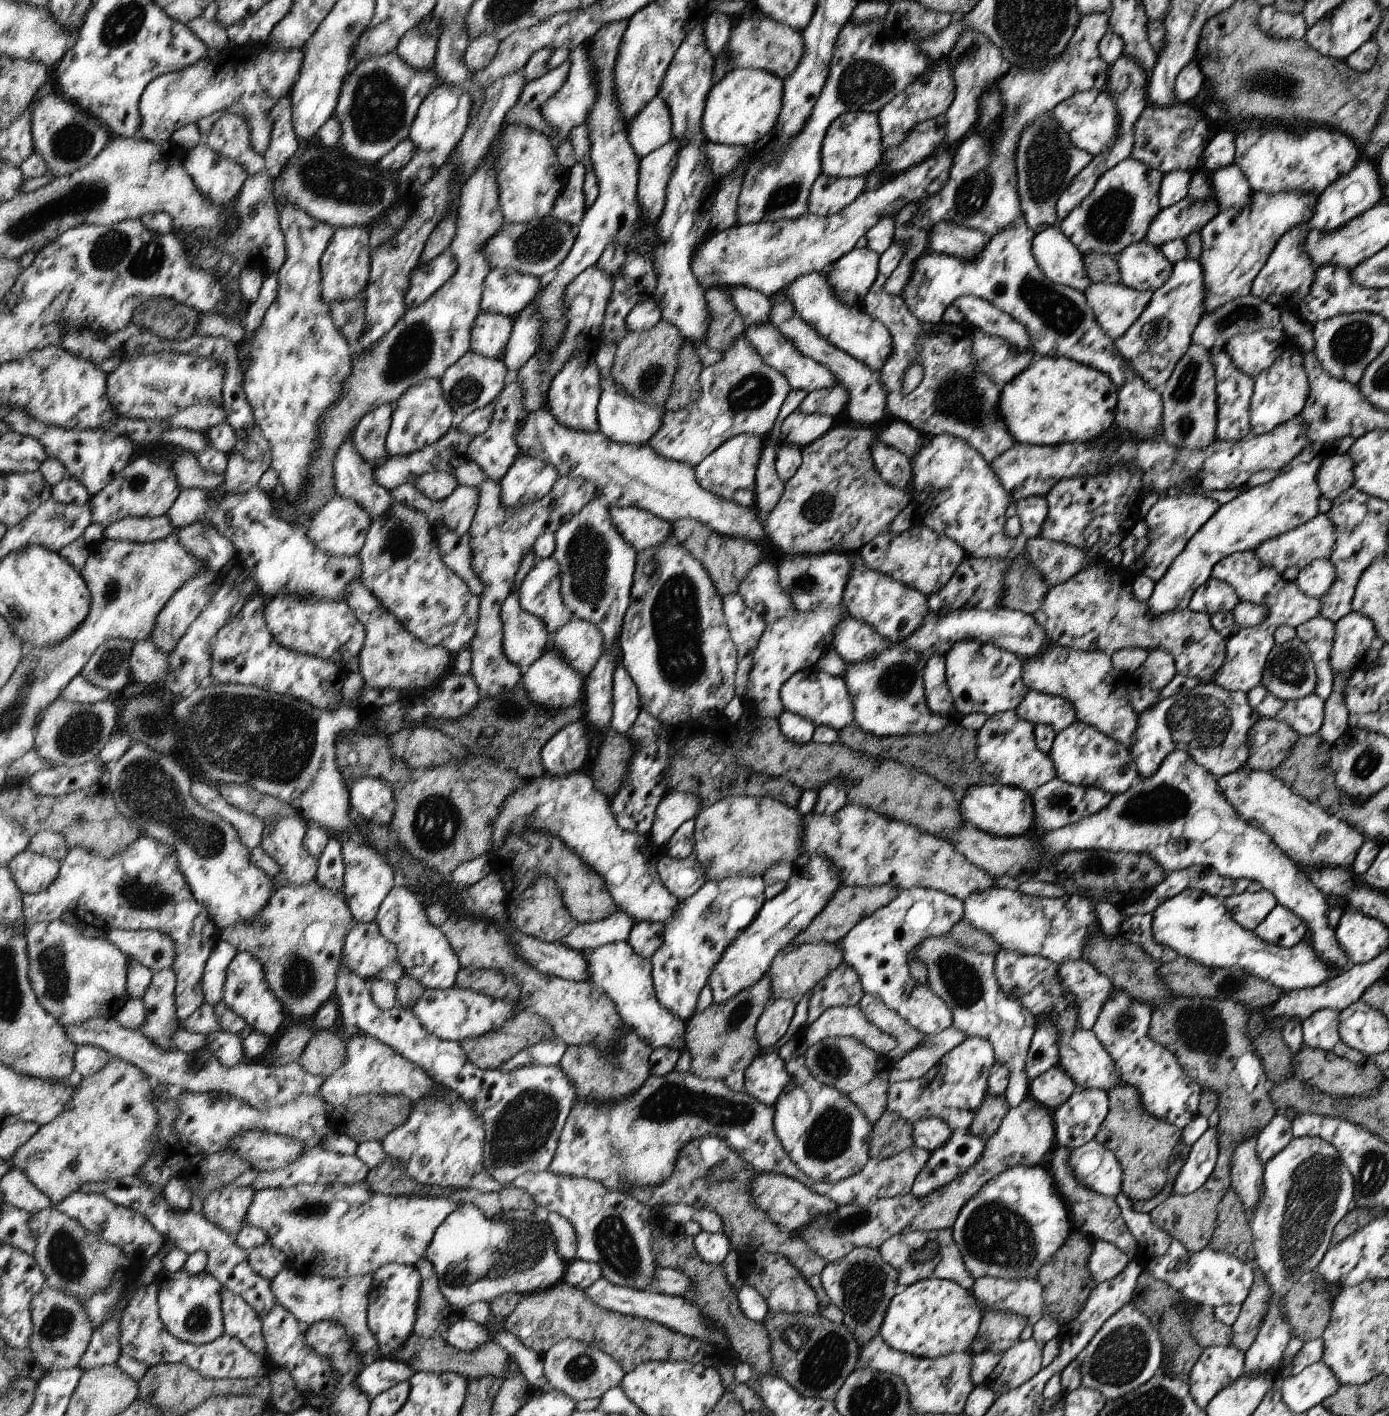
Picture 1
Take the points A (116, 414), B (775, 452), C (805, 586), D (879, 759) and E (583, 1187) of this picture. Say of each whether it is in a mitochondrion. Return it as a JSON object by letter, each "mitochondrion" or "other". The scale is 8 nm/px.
{"A":"other","B":"other","C":"mitochondrion","D":"other","E":"other"}

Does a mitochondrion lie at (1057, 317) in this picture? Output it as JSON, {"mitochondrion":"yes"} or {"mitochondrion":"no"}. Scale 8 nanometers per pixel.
{"mitochondrion":"yes"}

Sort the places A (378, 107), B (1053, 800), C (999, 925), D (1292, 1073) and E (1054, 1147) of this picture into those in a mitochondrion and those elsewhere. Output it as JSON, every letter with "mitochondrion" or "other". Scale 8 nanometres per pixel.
{"A":"mitochondrion","B":"mitochondrion","C":"other","D":"other","E":"other"}

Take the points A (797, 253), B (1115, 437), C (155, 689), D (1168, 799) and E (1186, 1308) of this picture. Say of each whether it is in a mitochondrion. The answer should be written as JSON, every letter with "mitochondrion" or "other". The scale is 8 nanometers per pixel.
{"A":"other","B":"other","C":"other","D":"mitochondrion","E":"other"}

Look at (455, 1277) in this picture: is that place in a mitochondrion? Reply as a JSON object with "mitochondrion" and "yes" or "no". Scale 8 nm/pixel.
{"mitochondrion":"yes"}

